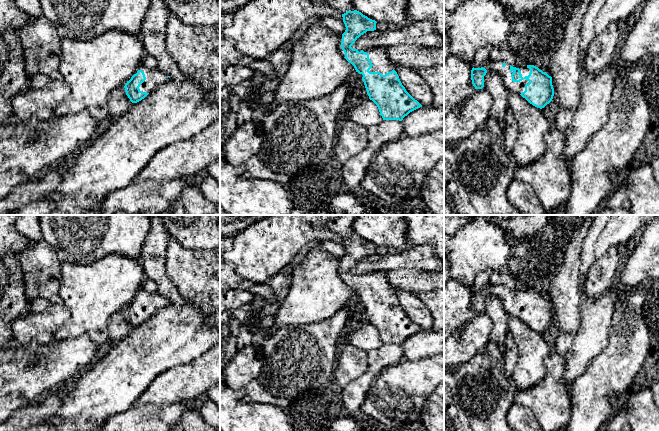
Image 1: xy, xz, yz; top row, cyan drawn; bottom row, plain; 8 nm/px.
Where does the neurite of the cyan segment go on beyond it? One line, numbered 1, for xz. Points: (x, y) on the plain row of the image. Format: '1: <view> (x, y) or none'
1: xz (378, 280)

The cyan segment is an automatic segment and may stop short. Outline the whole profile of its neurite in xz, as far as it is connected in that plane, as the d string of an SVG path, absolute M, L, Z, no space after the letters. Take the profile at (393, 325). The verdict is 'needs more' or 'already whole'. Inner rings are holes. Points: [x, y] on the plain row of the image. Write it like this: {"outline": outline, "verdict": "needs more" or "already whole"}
{"outline": "M339 215L336 219L328 221L328 227L337 233L343 241L346 254L340 258L338 272L342 280L351 287L356 296L362 302L369 323L378 331L383 344L399 344L402 345L410 336L422 331L402 309L397 296L394 294L386 277L386 272L368 272L365 274L353 273L351 270L355 265L367 255L376 254L376 245L363 239L354 231L353 224L359 215Z", "verdict": "needs more"}

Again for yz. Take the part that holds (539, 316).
{"outline": "M501 284L488 285L481 292L472 292L471 304L475 313L484 311L484 300L489 294L501 300L507 314L521 319L537 332L544 332L553 323L551 300L534 289L516 292Z", "verdict": "needs more"}

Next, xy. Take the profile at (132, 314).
{"outline": "M143 289L125 308L125 316L132 327L144 323L155 311L169 305L171 302L158 292L147 292Z", "verdict": "needs more"}

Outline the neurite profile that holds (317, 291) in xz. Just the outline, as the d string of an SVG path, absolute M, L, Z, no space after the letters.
M321 243L307 254L292 271L291 286L279 302L279 310L274 318L270 336L288 325L314 324L327 320L347 306L356 294L342 280L338 272L339 264L340 260L328 252Z

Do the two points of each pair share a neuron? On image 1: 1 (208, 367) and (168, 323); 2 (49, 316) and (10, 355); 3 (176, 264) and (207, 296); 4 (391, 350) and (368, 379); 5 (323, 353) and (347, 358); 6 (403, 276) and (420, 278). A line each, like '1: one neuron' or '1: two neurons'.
1: two neurons
2: two neurons
3: one neuron
4: one neuron
5: two neurons
6: one neuron

